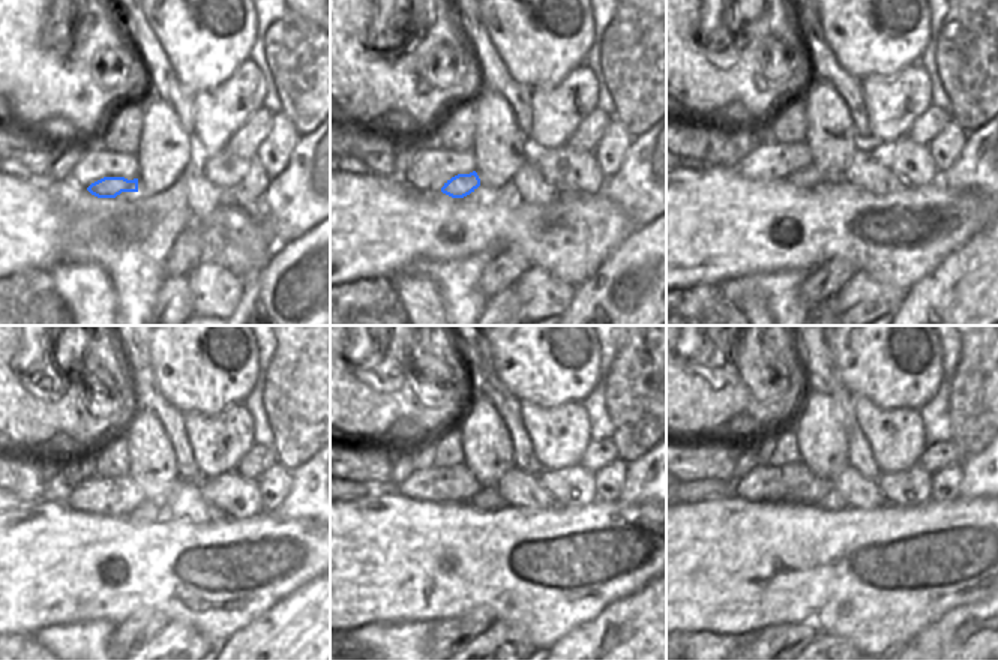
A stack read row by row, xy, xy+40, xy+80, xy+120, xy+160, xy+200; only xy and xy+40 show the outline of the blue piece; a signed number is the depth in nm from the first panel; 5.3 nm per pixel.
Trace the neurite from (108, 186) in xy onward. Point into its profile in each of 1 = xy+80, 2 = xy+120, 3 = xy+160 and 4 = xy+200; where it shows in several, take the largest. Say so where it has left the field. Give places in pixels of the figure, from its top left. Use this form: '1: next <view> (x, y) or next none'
1: next xy+80 (811, 176)
2: next xy+120 (146, 513)
3: next xy+160 (488, 498)
4: next xy+200 (832, 500)

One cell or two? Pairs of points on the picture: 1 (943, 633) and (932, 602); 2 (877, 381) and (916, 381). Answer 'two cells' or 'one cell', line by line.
1: two cells
2: one cell

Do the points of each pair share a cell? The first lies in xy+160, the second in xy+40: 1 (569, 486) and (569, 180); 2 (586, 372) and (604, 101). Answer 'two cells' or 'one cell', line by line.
1: one cell
2: two cells

